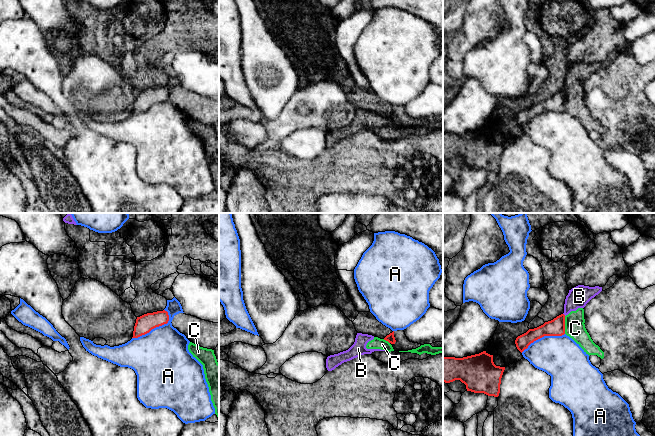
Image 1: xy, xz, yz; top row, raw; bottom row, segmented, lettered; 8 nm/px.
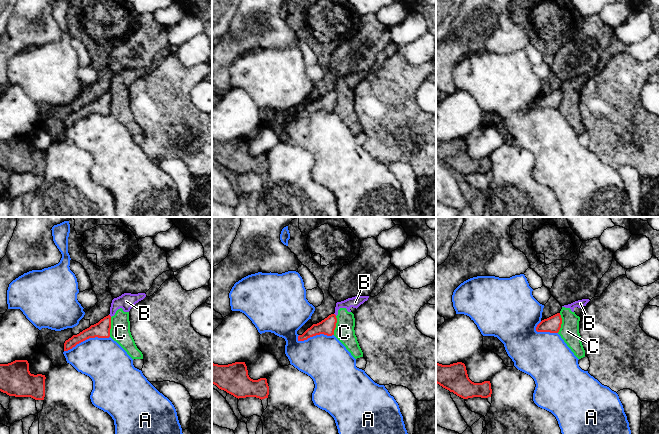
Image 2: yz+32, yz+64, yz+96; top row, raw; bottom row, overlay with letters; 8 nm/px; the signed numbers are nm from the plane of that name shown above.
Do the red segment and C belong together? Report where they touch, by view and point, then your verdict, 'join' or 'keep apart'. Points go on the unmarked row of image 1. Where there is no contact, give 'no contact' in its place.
contact yz (564, 101); keep apart

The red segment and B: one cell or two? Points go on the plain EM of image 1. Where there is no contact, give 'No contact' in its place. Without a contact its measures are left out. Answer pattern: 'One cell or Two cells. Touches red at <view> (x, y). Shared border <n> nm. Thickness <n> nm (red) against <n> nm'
Two cells. No contact

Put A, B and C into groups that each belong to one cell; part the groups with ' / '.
A / B C

